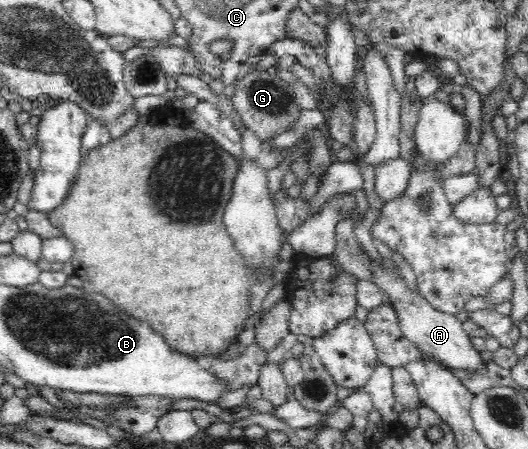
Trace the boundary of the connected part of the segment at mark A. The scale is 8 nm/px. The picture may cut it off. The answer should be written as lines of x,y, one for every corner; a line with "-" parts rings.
375,264
371,282
389,296
389,300
399,316
397,326
403,335
417,346
419,351
437,359
441,365
447,366
447,369
479,371
484,368
485,362
481,359
481,352
474,348
470,337
464,332
461,322
457,321
455,315
435,310
421,294
411,294
409,288
403,284
403,280
399,276
395,276
395,272
389,268
389,264
387,264
387,270
383,270
379,264

